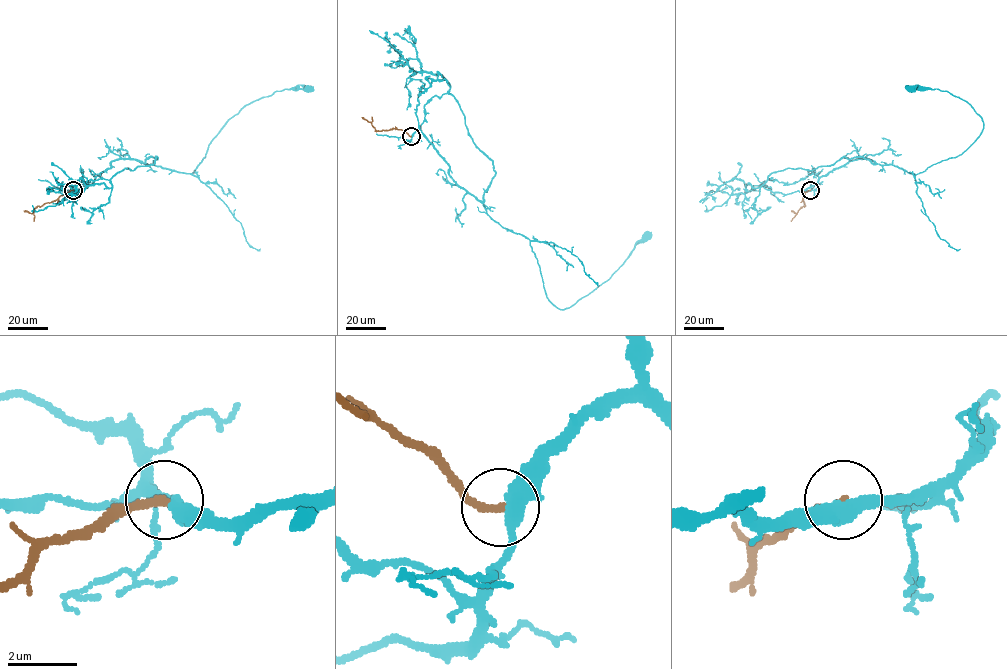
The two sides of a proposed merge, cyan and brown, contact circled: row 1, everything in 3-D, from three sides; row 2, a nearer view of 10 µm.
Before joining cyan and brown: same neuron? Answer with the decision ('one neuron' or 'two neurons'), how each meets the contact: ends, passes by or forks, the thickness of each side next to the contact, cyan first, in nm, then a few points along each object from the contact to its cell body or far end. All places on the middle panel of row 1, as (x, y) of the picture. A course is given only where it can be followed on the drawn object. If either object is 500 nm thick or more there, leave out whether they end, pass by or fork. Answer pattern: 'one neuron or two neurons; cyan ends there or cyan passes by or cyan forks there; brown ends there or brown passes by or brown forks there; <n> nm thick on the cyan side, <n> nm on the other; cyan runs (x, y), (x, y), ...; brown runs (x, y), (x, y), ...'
one neuron; cyan passes by; brown ends there; 440 nm thick on the cyan side, 240 nm on the other; cyan runs (411, 136), (421, 132), (456, 182), (494, 220), (530, 240), (546, 297), (561, 309), (609, 279), (646, 236); brown runs (411, 136), (396, 128), (377, 130), (362, 117)

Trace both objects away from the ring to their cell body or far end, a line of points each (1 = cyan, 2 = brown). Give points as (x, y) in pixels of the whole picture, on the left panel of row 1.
1: (73, 190), (90, 185), (119, 159), (138, 159), (192, 174), (208, 145), (245, 106), (275, 91), (308, 88)
2: (73, 190), (36, 207), (33, 213), (24, 210)

